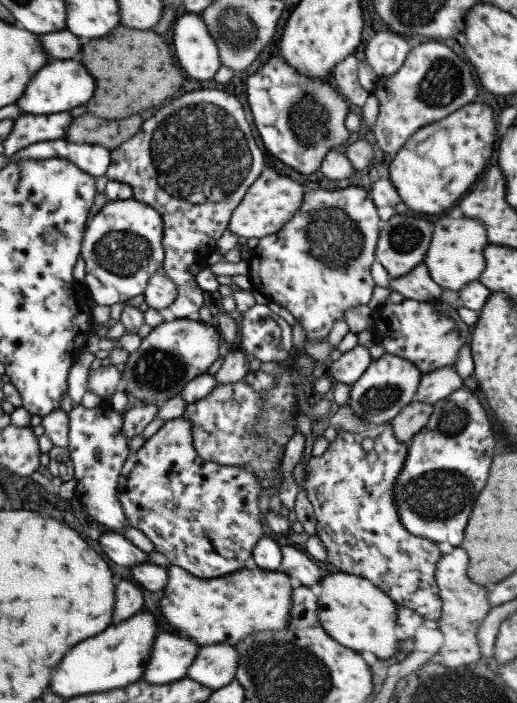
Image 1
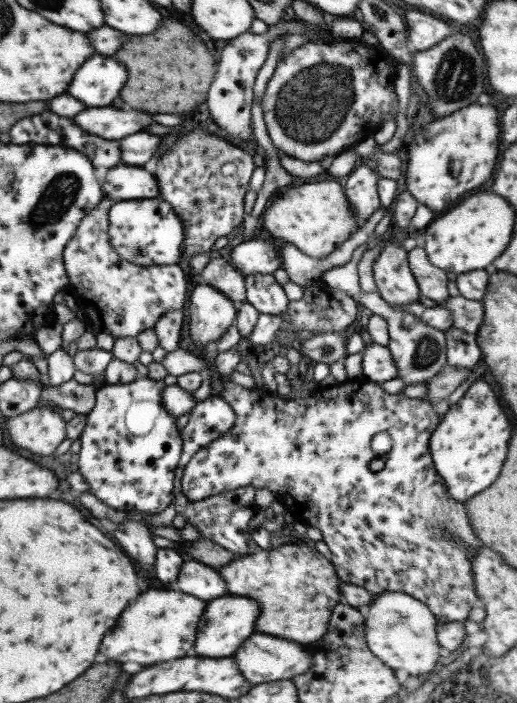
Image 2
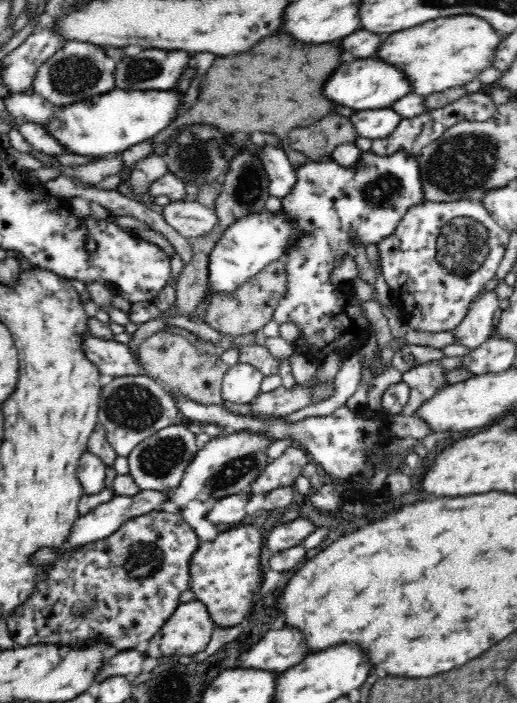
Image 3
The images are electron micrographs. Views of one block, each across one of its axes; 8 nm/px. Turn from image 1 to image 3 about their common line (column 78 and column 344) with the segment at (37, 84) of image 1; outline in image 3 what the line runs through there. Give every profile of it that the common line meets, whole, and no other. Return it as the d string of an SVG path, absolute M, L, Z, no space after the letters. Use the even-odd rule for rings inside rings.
M374 57L346 59L327 82L323 88L325 97L354 111L390 108L397 100L413 92L410 80L398 68L388 62L374 60Z

